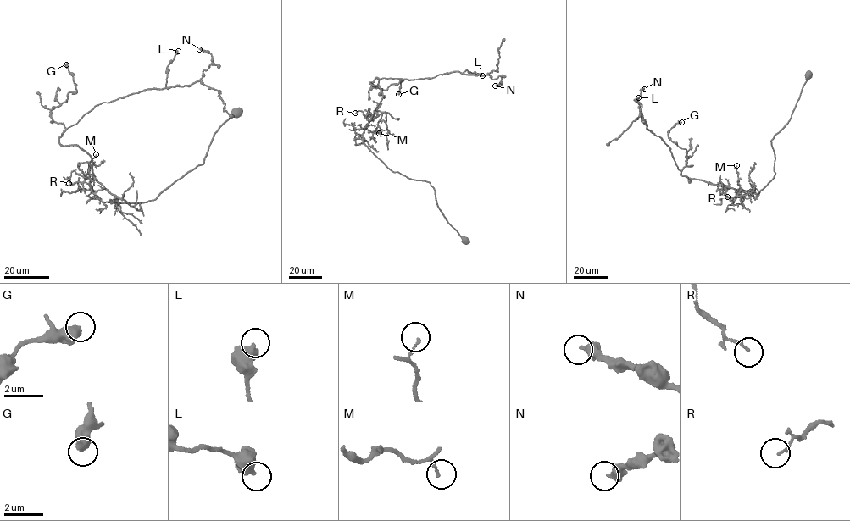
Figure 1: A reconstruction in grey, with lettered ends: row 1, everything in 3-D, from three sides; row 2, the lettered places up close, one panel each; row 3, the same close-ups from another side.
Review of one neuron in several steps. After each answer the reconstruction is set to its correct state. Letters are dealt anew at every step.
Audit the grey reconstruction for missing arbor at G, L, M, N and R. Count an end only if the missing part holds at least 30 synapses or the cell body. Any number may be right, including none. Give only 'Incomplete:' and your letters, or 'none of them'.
Incomplete: none of them

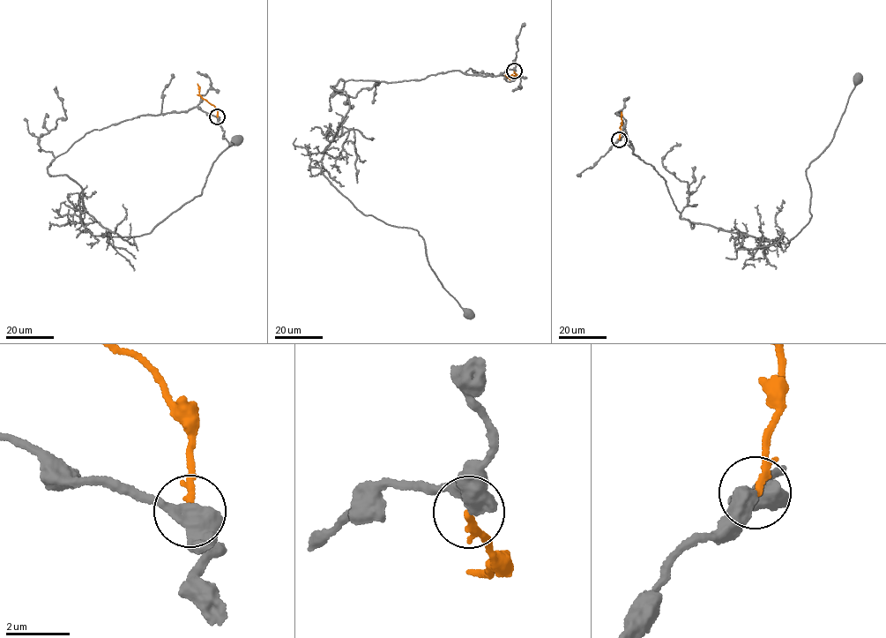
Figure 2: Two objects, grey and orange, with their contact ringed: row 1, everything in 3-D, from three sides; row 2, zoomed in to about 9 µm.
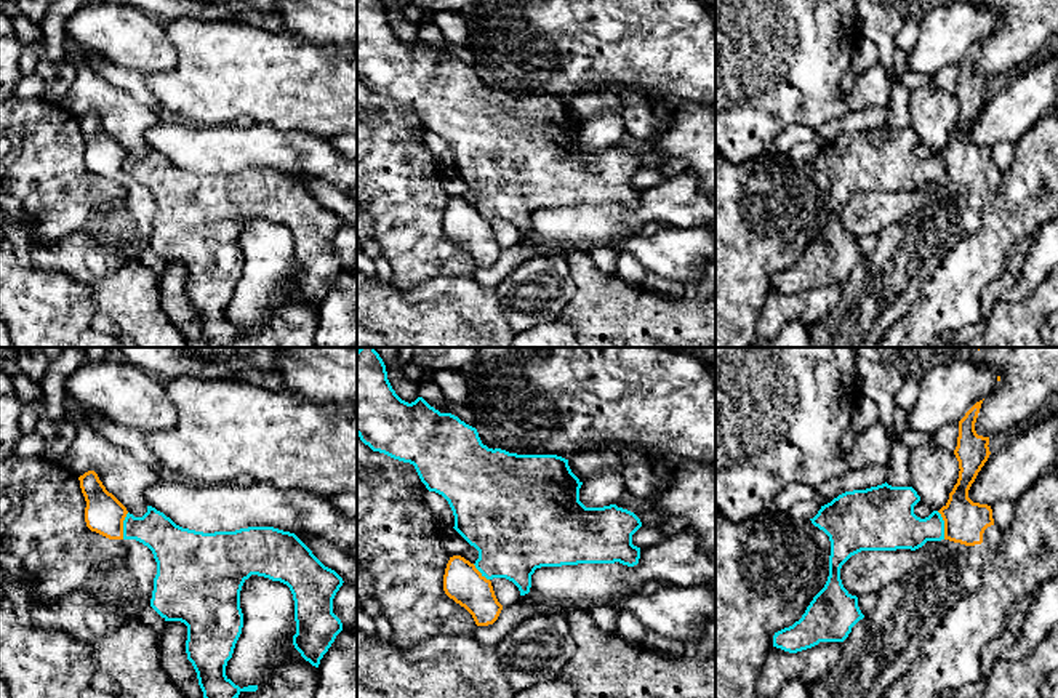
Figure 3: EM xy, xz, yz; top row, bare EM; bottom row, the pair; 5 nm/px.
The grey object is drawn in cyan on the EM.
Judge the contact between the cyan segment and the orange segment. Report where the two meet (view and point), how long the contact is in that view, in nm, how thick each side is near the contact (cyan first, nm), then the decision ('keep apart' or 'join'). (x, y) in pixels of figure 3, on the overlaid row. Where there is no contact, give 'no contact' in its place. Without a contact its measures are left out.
yz (943, 525) | 150 nm | 240/200 nm | keep apart

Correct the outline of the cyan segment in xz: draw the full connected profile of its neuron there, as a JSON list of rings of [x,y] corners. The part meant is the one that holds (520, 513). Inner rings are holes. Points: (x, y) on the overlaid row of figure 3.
[[[360,347],[357,351],[357,435],[360,440],[368,445],[373,451],[384,453],[394,459],[410,463],[415,466],[421,482],[426,485],[429,491],[435,491],[442,495],[455,515],[455,530],[479,551],[479,559],[475,560],[475,568],[485,576],[487,580],[493,578],[506,578],[512,581],[519,591],[520,596],[525,596],[530,592],[531,588],[531,575],[536,568],[541,567],[562,567],[562,565],[578,565],[578,564],[615,564],[619,562],[627,567],[634,567],[639,564],[640,559],[640,548],[632,544],[632,535],[642,527],[640,519],[623,507],[618,507],[616,504],[603,506],[603,507],[586,507],[579,501],[579,488],[583,482],[571,472],[568,466],[568,459],[557,456],[557,455],[517,455],[509,453],[501,448],[488,448],[482,443],[479,432],[475,427],[466,424],[458,416],[451,413],[440,413],[434,407],[431,407],[423,397],[418,397],[415,402],[408,403],[402,400],[395,391],[392,389],[387,371],[383,359],[375,351],[375,347]]]

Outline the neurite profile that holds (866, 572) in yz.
[[[861,551],[852,556],[840,568],[844,588],[852,596],[879,592],[898,581],[916,565],[914,551]]]

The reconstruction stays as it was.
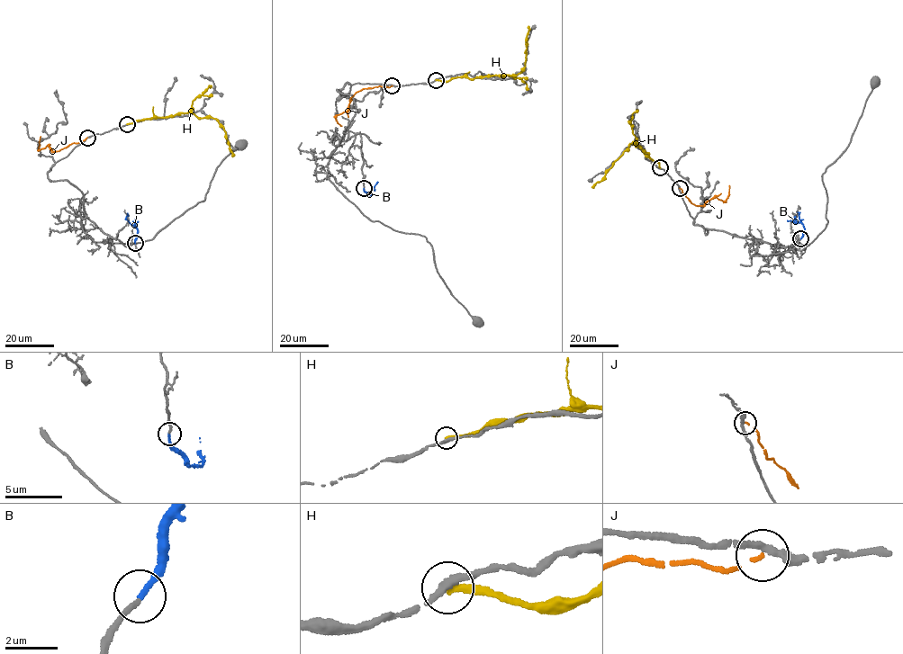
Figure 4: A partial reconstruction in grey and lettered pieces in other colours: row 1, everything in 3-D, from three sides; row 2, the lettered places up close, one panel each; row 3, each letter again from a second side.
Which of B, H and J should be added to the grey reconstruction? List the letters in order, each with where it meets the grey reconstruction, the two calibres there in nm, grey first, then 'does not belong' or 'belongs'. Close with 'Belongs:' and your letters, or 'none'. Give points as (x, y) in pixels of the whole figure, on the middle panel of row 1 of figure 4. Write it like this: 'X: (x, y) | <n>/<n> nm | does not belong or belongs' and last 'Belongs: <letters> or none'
B: (364, 188) | 200/200 nm | belongs
H: (436, 80) | 240/240 nm | does not belong
J: (392, 85) | 240/100 nm | does not belong
Belongs: B

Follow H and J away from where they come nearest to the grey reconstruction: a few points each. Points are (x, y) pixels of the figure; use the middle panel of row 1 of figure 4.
H: (436, 79), (518, 74), (525, 65), (525, 40), (528, 26)
J: (392, 85), (356, 92), (347, 110), (336, 118), (342, 125)

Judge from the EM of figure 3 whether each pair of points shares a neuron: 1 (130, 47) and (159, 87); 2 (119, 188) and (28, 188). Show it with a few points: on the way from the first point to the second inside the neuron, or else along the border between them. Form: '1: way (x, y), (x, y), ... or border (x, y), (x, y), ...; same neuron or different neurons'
1: border (170, 40), (176, 52), (176, 64), (146, 76); different neurons
2: way (96, 188), (50, 188); same neuron

